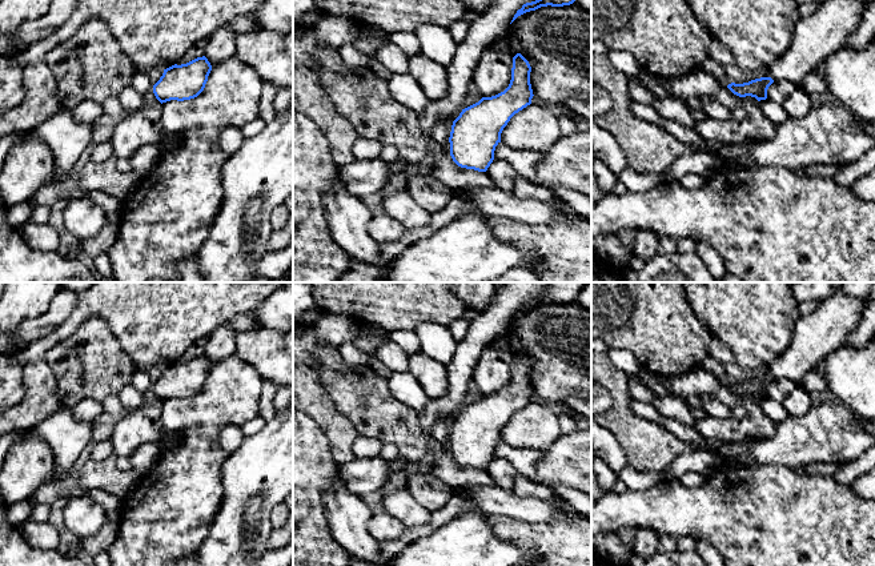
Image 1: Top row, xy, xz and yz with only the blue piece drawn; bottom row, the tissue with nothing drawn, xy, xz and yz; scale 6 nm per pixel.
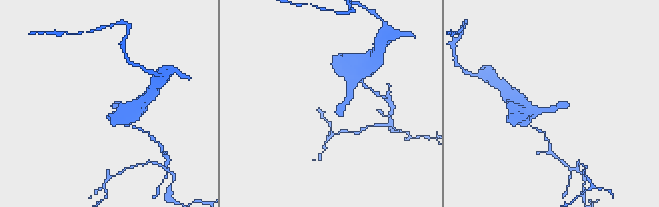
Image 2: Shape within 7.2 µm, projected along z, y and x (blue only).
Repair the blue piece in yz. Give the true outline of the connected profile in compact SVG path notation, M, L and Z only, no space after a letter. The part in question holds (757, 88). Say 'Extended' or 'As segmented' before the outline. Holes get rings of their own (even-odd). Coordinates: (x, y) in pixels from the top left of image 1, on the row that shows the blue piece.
Extended. M826 0L815 13L795 25L790 48L768 67L766 77L748 83L731 83L727 88L739 97L767 99L772 83L788 80L800 85L802 80L842 47L844 37L858 27L870 0Z

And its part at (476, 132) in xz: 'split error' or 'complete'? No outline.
complete

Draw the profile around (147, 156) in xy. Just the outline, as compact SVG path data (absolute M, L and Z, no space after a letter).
M157 144L141 146L131 158L132 170L141 177L150 172L160 158L161 150Z

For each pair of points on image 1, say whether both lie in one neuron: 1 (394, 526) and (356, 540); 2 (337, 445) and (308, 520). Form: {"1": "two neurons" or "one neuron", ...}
{"1": "two neurons", "2": "two neurons"}

